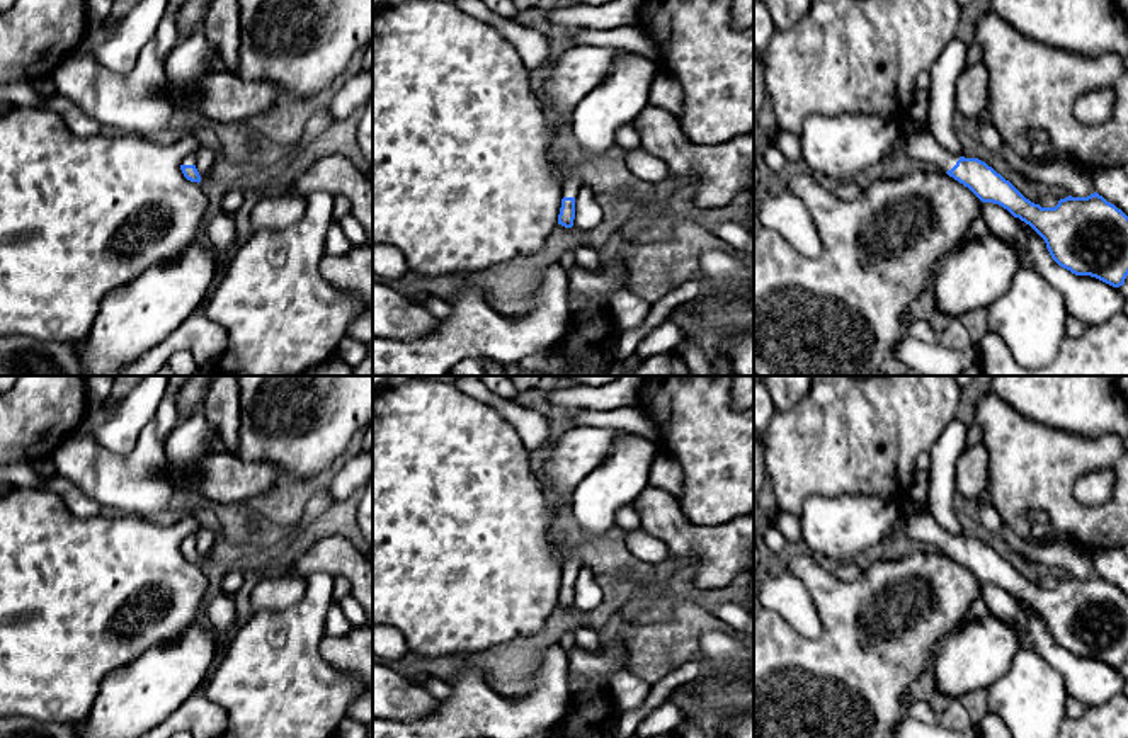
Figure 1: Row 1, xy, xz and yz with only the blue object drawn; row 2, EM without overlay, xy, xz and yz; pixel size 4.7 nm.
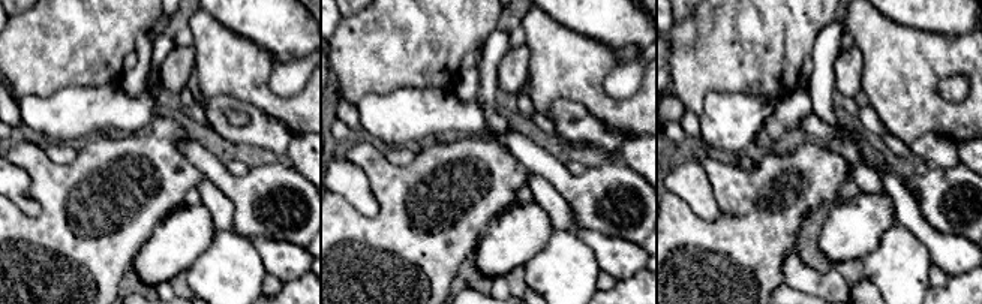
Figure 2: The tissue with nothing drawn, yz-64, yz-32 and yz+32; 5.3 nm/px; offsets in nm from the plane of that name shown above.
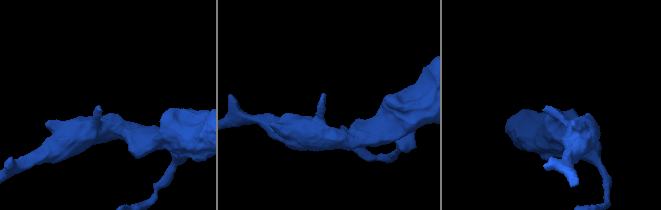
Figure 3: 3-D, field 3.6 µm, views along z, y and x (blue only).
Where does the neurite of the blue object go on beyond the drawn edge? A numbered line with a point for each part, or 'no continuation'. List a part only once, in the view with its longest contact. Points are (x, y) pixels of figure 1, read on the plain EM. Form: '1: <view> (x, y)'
1: yz (836, 529)

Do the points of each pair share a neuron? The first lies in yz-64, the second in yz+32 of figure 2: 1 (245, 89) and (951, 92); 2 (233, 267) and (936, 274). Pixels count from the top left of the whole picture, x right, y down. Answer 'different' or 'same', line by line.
1: different
2: different

